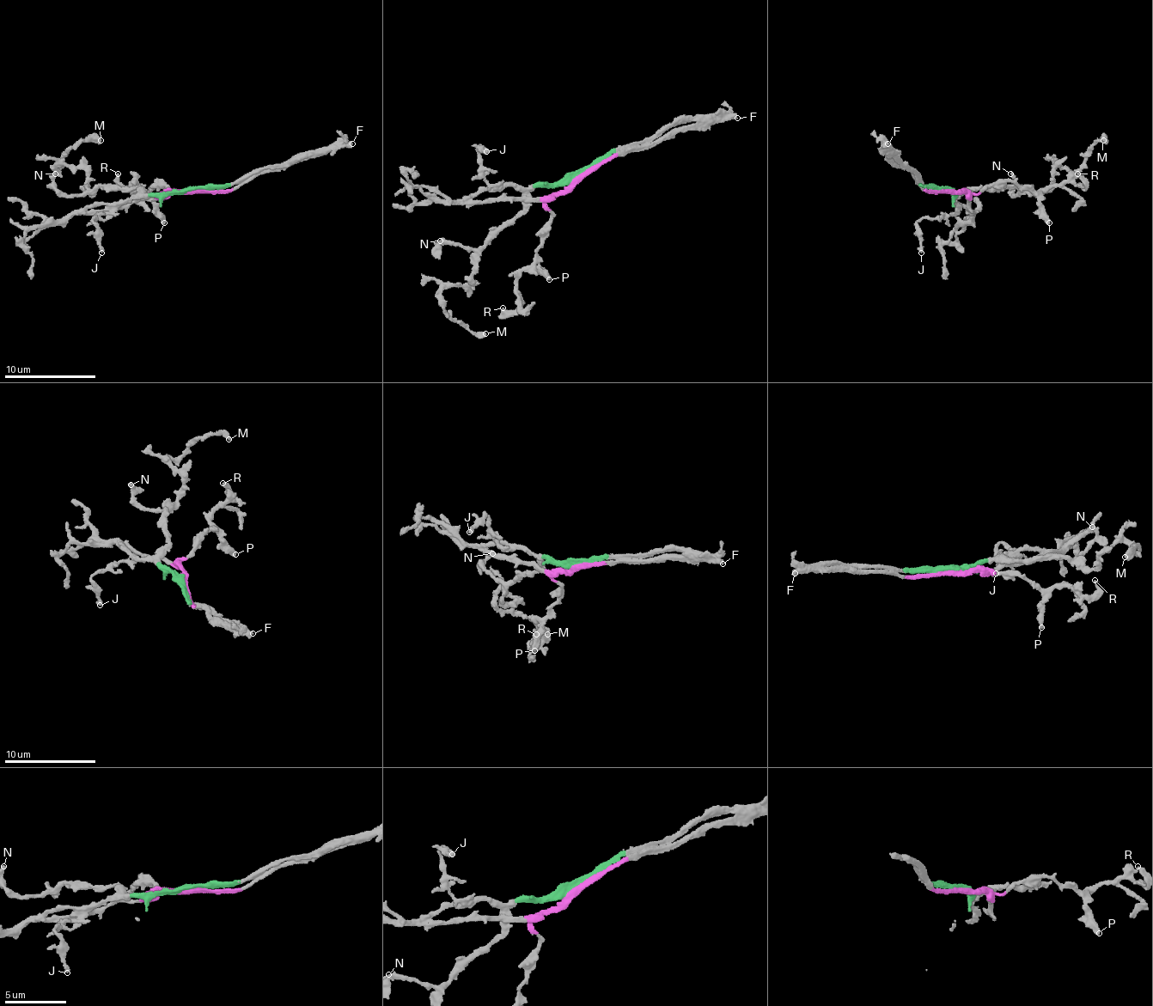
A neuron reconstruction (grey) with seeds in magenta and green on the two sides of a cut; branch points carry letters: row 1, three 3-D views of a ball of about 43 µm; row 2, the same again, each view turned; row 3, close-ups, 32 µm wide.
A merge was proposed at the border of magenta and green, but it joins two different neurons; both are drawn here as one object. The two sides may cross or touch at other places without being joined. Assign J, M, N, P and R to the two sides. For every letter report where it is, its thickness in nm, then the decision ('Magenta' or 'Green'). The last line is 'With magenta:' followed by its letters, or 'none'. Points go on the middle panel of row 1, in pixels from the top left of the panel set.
J: Place: (486, 151). Thickness 300 nm. Green
M: Place: (485, 333). Thickness 500 nm. Green
N: Place: (440, 240). Thickness 360 nm. Green
P: Place: (549, 279). Thickness 420 nm. Magenta
R: Place: (503, 307). Thickness 280 nm. Magenta
With magenta: P, R

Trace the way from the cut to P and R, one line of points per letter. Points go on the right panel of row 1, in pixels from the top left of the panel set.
P: (947, 189), (974, 193), (985, 186), (1015, 182), (1036, 196), (1038, 211), (1050, 223)
R: (947, 189), (974, 193), (985, 186), (1009, 182), (1040, 191), (1068, 182), (1079, 186), (1082, 182), (1077, 173)

